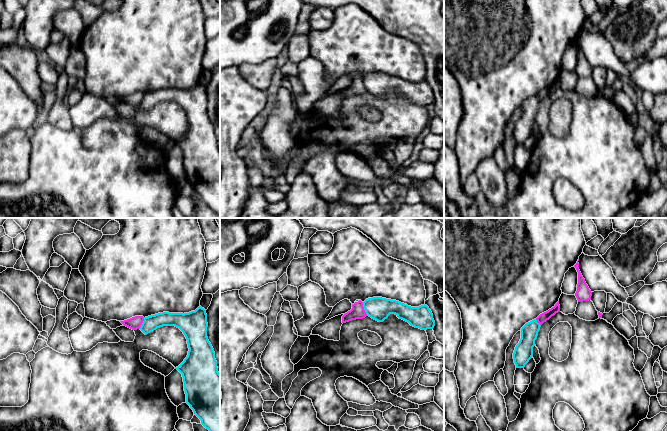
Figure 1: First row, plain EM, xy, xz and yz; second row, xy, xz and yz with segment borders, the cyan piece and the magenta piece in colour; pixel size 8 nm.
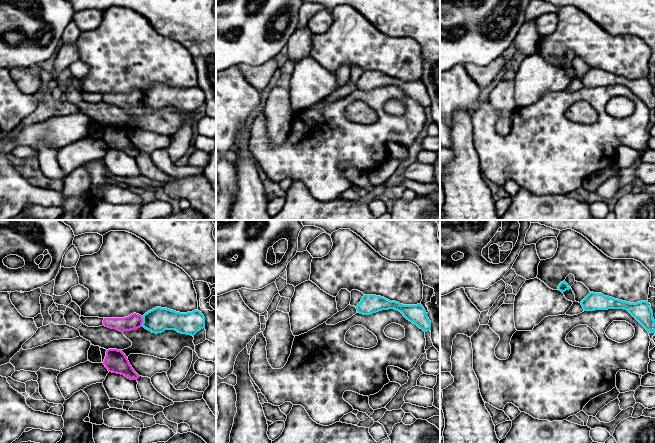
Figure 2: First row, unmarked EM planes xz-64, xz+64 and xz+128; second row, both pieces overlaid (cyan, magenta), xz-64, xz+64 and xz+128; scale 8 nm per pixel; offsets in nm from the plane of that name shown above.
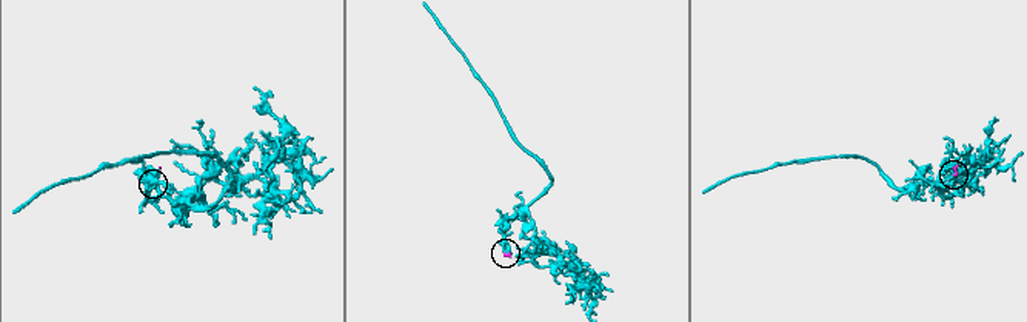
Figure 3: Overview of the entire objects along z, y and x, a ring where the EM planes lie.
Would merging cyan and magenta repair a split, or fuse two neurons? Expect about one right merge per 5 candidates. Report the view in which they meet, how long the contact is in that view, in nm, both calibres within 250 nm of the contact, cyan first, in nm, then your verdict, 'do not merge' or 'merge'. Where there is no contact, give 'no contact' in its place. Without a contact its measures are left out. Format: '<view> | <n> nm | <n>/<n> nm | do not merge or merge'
xz | 120 nm | 190/110 nm | do not merge

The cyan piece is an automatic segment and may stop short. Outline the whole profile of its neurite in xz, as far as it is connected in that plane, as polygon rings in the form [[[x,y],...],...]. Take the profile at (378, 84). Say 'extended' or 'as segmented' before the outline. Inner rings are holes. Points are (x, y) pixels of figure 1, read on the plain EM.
as segmented; [[[373,73],[366,75],[363,83],[367,92],[378,98],[383,98],[390,90],[395,90],[399,95],[421,106],[433,105],[435,102],[433,90],[425,80],[411,83],[396,76]]]

